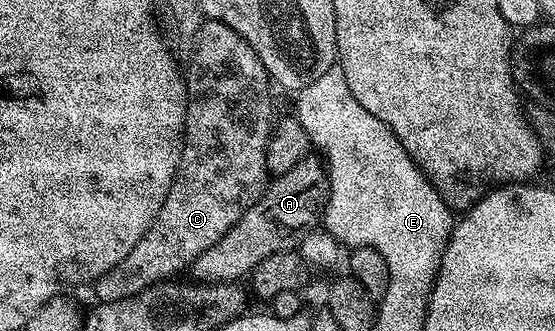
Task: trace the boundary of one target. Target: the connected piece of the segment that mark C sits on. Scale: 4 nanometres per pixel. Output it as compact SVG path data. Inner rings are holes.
M205 19L195 37L195 55L187 70L189 72L184 72L183 78L189 100L185 114L185 144L181 151L193 151L193 147L221 147L221 151L225 151L225 147L237 147L237 111L253 111L253 83L257 83L257 167L183 167L177 163L177 172L167 193L167 201L163 201L163 209L150 225L144 239L135 245L135 249L131 249L131 253L127 253L127 257L123 257L123 261L119 261L119 265L115 265L115 269L107 269L107 273L103 273L103 277L92 284L91 291L98 295L96 298L102 303L130 299L132 295L140 295L149 287L172 280L176 271L184 272L193 264L195 257L203 253L203 249L211 249L211 245L215 245L215 241L219 241L227 229L236 225L248 207L259 201L270 182L265 150L275 119L273 95L269 92L269 74L267 69L263 69L263 61L259 61L255 49L251 49L251 45L247 45L247 41L243 41L235 29L214 19Z

